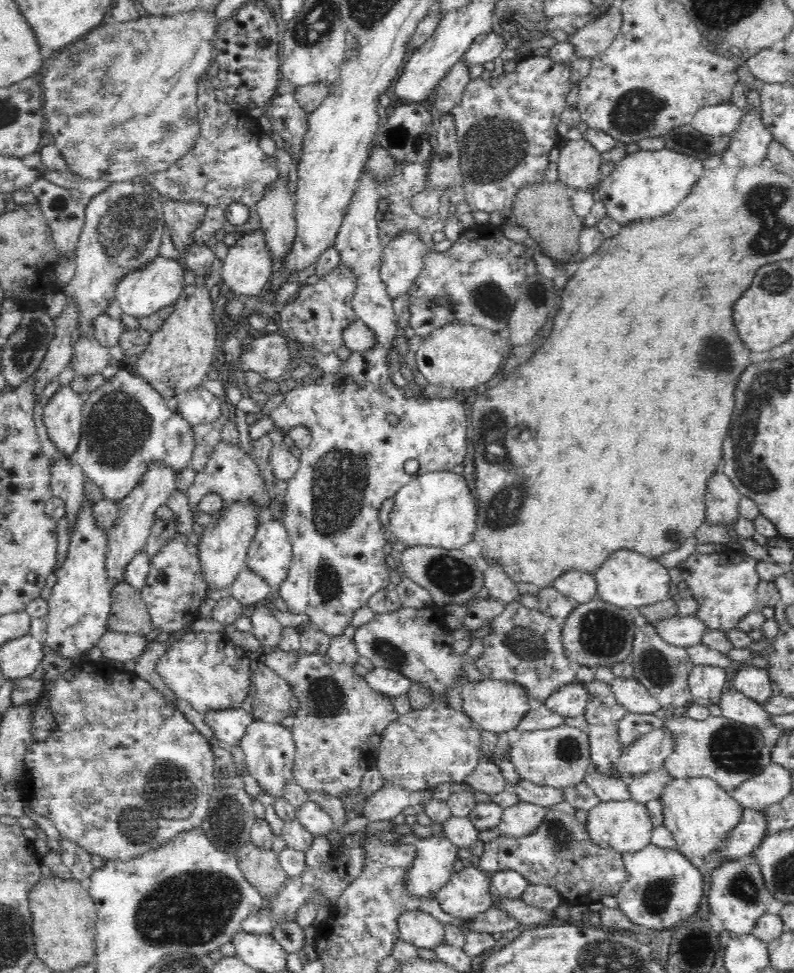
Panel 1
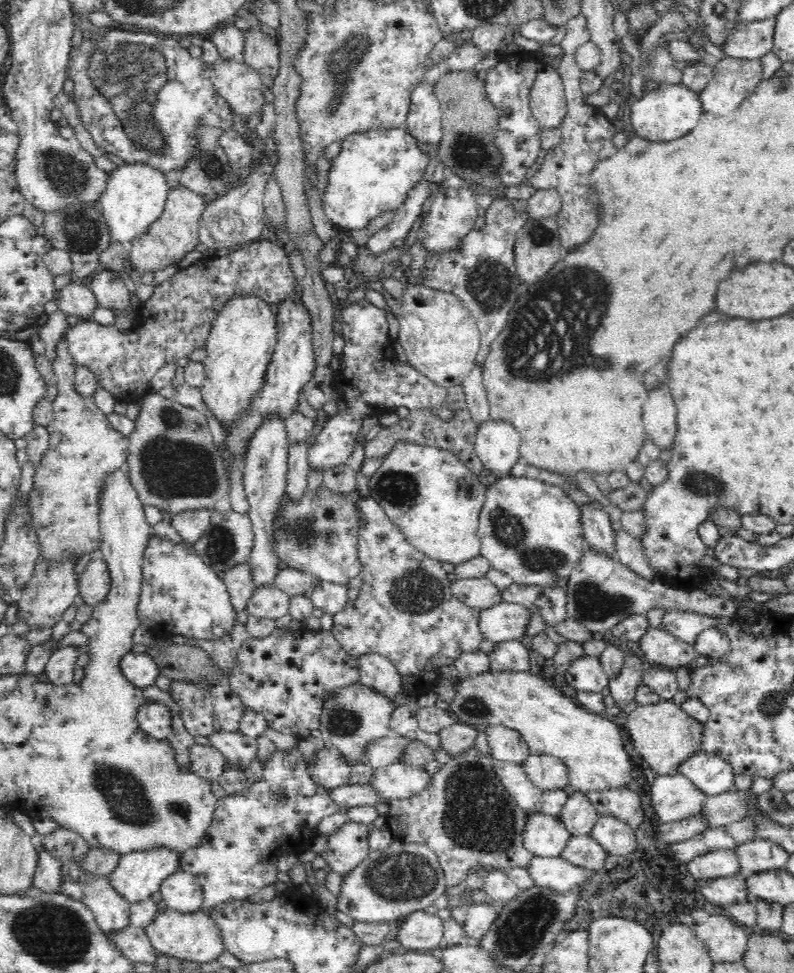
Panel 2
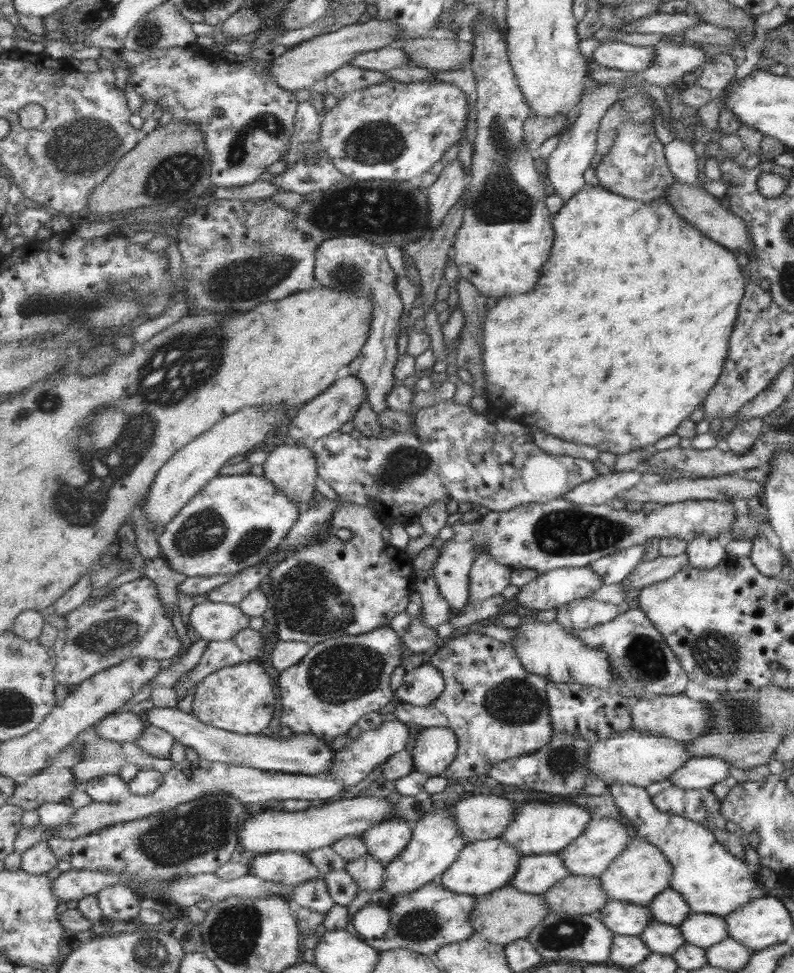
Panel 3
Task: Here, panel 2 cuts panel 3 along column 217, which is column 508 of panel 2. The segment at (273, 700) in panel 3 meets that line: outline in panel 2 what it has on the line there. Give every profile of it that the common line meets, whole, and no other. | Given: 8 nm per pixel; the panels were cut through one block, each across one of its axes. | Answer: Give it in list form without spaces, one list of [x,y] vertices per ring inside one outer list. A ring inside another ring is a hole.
[[[490,671],[475,677],[466,677],[455,682],[457,693],[449,703],[448,710],[458,723],[479,726],[504,725],[517,730],[526,739],[530,755],[550,755],[562,759],[566,765],[569,785],[580,793],[603,790],[630,788],[637,781],[634,775],[633,762],[624,750],[624,738],[621,727],[612,720],[604,720],[598,713],[586,712],[576,704],[576,700],[562,695],[554,686],[546,683],[542,677],[528,672]]]

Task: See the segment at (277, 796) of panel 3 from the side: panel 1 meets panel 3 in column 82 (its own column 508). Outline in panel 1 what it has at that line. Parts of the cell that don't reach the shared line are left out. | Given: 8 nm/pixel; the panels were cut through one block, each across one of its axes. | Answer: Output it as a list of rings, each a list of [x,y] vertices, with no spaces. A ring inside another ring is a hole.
[[[520,802],[504,810],[499,832],[512,838],[524,838],[538,830],[544,822],[548,807],[538,806],[529,802]]]

